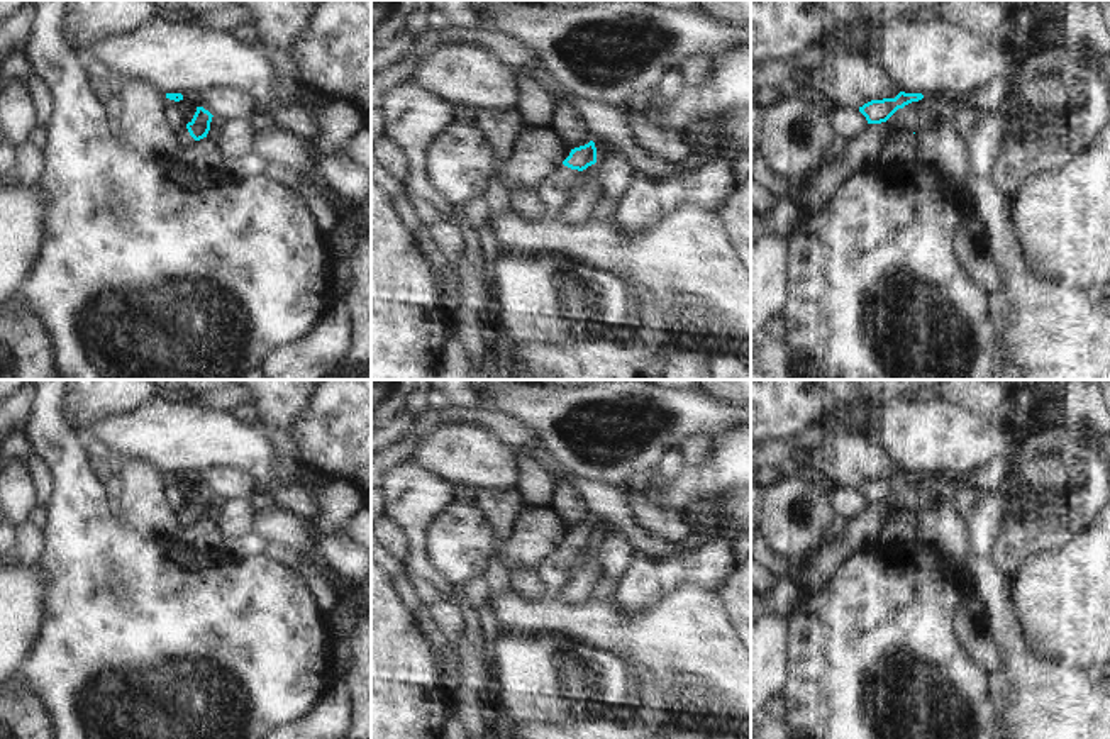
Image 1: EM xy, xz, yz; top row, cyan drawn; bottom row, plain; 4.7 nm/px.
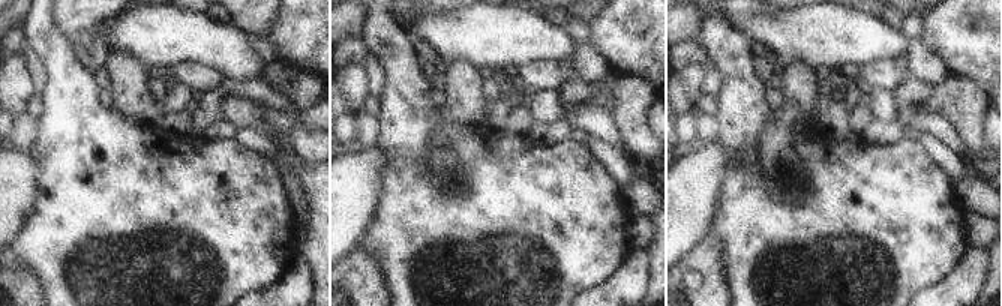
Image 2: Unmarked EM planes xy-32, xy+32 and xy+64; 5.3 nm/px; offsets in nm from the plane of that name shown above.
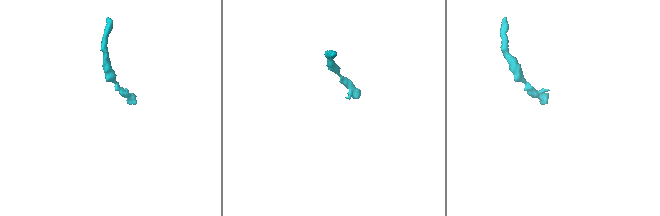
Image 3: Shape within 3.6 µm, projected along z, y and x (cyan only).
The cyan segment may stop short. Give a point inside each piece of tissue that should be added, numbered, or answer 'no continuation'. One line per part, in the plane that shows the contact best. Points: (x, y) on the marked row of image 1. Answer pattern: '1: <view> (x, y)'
1: xz (558, 187)

